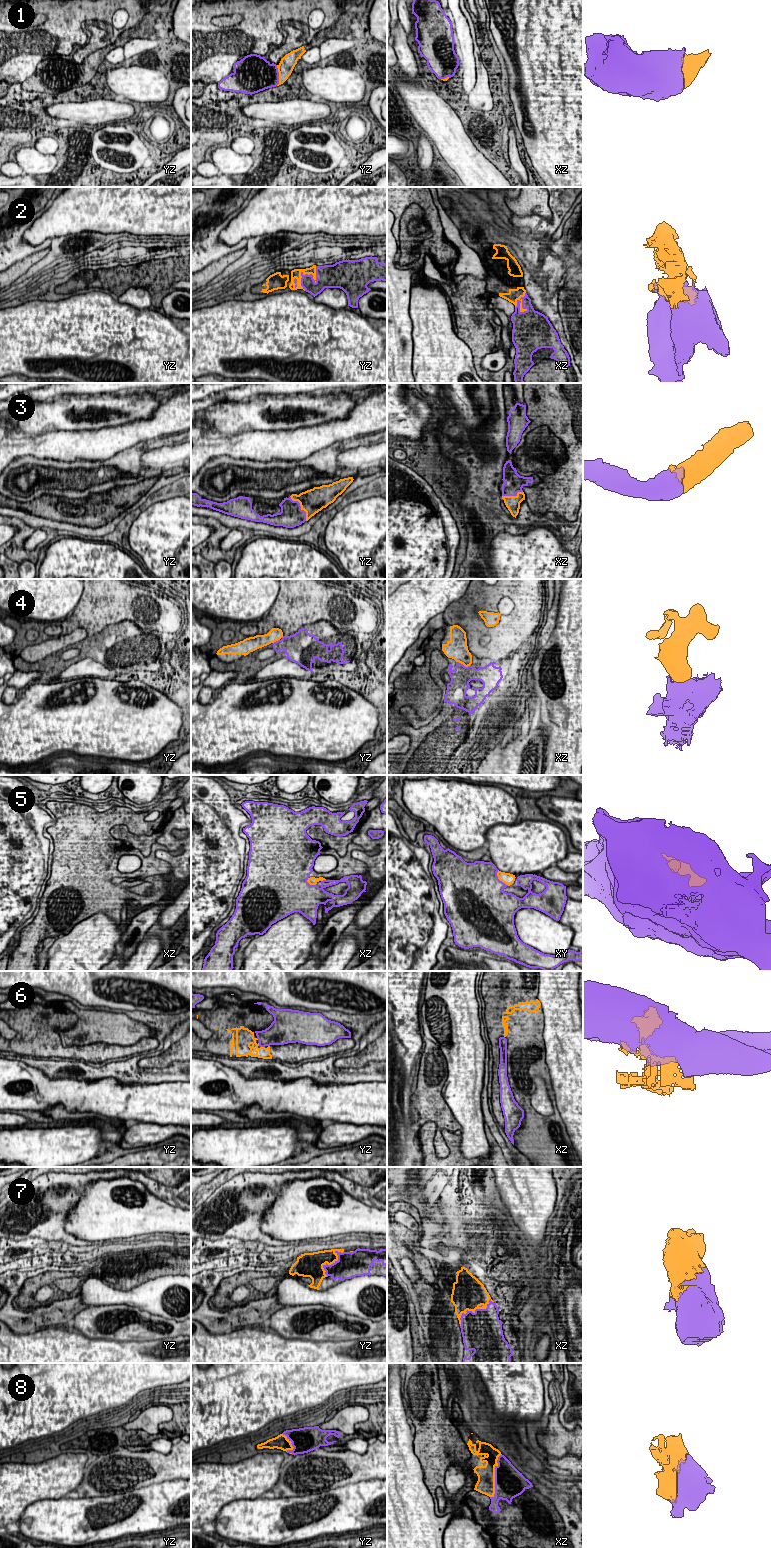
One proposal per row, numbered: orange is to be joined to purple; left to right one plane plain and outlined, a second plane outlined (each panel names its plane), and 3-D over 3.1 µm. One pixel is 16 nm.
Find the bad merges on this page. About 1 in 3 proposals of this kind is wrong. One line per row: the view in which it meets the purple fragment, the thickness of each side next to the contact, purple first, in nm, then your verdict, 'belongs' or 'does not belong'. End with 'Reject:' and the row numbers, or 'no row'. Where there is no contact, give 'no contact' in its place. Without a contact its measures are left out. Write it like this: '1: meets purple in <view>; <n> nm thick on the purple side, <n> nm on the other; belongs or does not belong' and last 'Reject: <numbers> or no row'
1: meets purple in yz; 440 nm thick on the purple side, 240 nm on the other; belongs
2: meets purple in yz; 220 nm thick on the purple side, 160 nm on the other; belongs
3: meets purple in yz; 380 nm thick on the purple side, 400 nm on the other; belongs
4: meets purple in xz; 320 nm thick on the purple side, 320 nm on the other; does not belong
5: meets purple in xy; 500 nm thick on the purple side, 190 nm on the other; does not belong
6: meets purple in yz; 300 nm thick on the purple side, 190 nm on the other; does not belong
7: meets purple in xz; 480 nm thick on the purple side, 420 nm on the other; belongs
8: meets purple in xz; 480 nm thick on the purple side, 280 nm on the other; belongs
Reject: 4, 5, 6

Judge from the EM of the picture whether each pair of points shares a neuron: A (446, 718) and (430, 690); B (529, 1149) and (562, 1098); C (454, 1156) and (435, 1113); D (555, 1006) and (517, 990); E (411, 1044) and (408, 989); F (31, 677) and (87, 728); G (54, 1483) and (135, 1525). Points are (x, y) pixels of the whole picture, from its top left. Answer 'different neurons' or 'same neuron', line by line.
A: same neuron
B: different neurons
C: same neuron
D: different neurons
E: same neuron
F: different neurons
G: different neurons

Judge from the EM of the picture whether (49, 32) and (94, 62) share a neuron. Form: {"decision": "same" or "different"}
{"decision": "different"}

